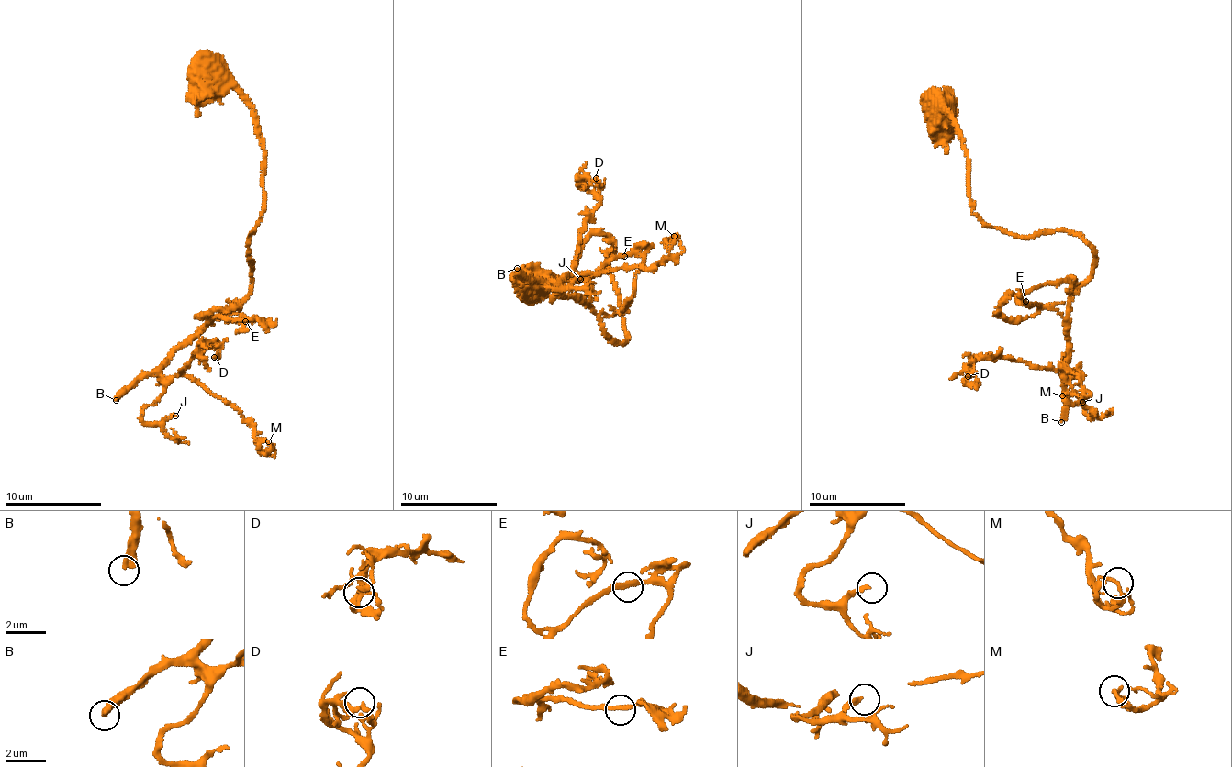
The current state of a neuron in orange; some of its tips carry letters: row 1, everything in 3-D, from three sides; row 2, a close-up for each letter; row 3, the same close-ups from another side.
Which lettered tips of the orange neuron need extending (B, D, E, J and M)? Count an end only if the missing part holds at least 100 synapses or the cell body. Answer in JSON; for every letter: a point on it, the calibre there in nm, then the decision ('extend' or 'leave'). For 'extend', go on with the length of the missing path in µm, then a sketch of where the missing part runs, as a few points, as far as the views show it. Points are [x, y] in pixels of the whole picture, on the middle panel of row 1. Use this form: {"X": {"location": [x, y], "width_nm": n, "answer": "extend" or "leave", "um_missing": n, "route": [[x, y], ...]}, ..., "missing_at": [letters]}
{"B": {"location": [517, 268], "width_nm": 360, "answer": "extend", "um_missing": 400}, "D": {"location": [596, 178], "width_nm": 200, "answer": "leave"}, "E": {"location": [624, 256], "width_nm": 200, "answer": "leave"}, "J": {"location": [580, 279], "width_nm": 160, "answer": "leave"}, "M": {"location": [674, 236], "width_nm": 180, "answer": "leave"}, "missing_at": ["B"]}

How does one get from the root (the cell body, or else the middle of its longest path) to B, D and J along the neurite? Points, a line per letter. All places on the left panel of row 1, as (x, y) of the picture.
B: (213, 80), (233, 87), (249, 106), (263, 151), (263, 215), (247, 252), (252, 266), (249, 294), (116, 400)
D: (213, 80), (249, 106), (263, 151), (249, 294), (162, 373), (204, 345), (214, 357)
J: (213, 80), (252, 110), (263, 215), (247, 252), (249, 294), (173, 353), (142, 418), (175, 416)

